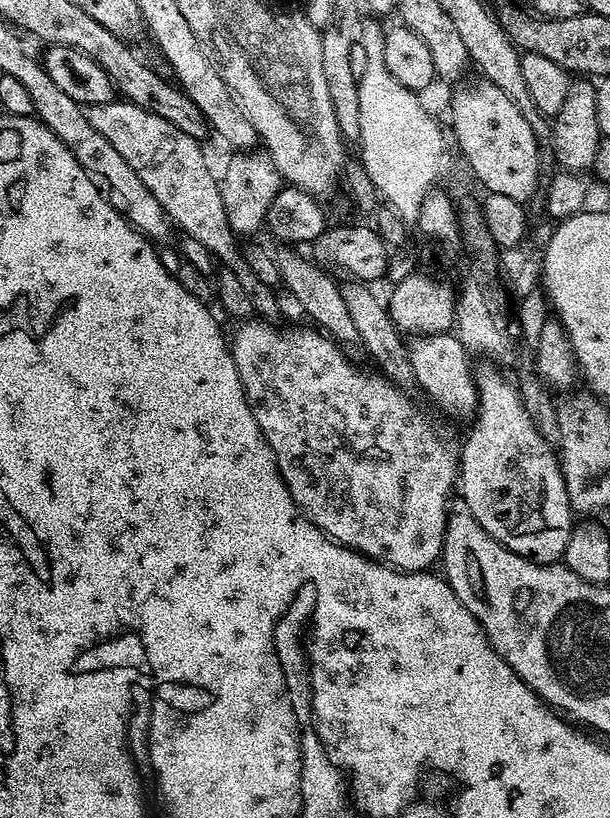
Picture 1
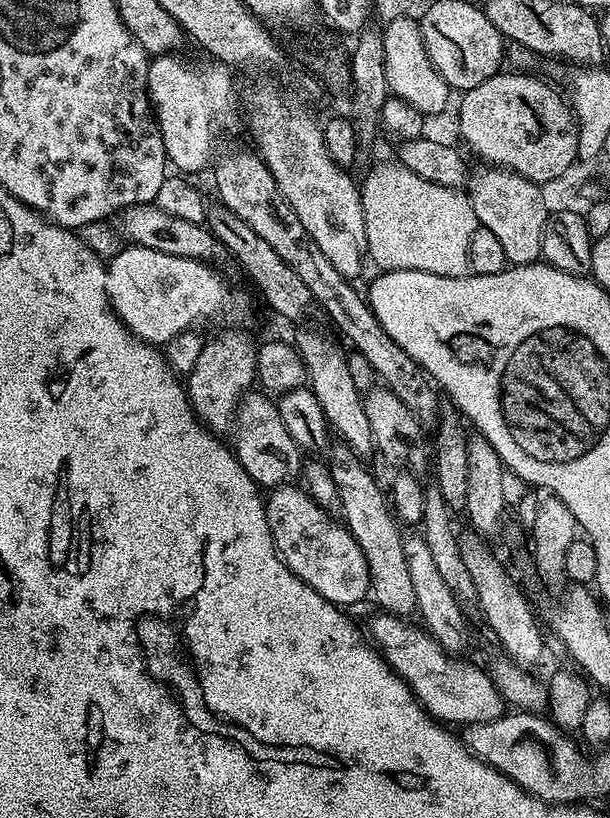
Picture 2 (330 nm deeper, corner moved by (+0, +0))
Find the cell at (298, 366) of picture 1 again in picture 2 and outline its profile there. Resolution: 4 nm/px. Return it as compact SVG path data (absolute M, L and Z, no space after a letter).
M281 484L267 493L264 509L281 562L310 590L337 606L356 604L369 595L366 558L339 519L328 515L303 487Z

